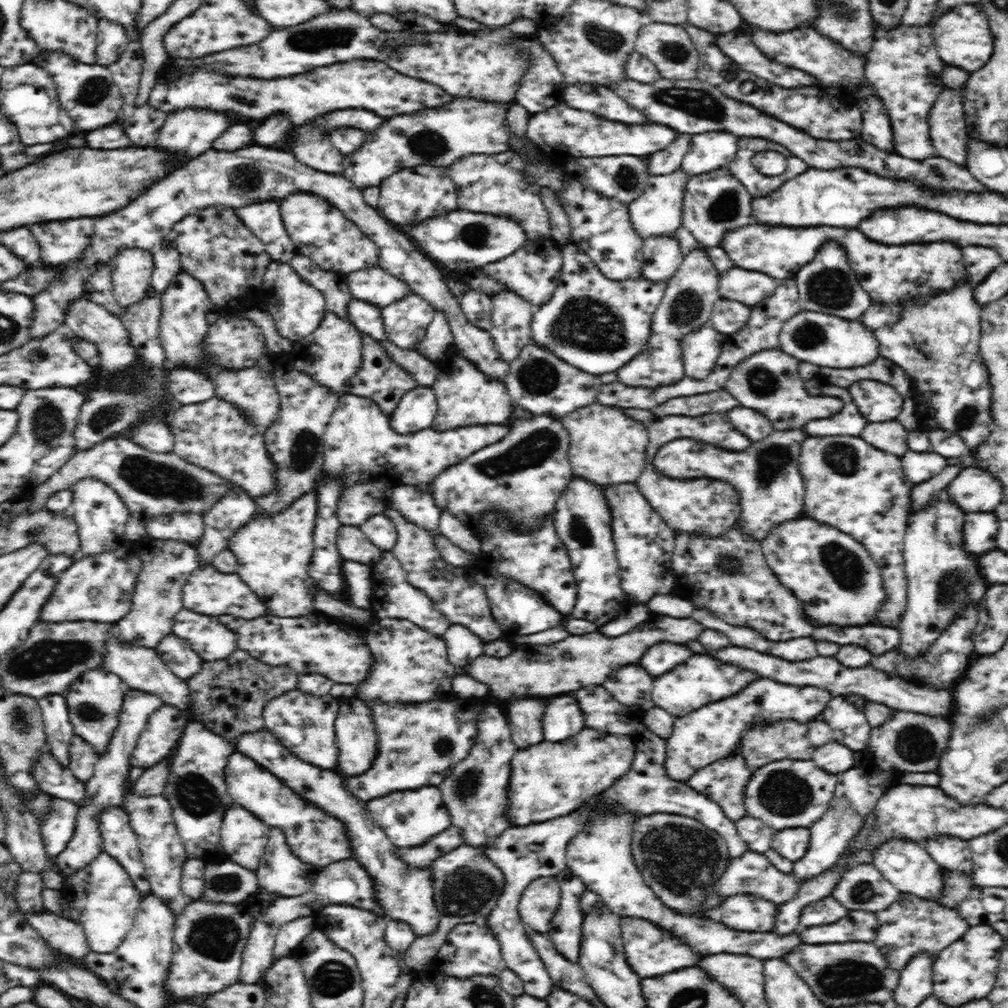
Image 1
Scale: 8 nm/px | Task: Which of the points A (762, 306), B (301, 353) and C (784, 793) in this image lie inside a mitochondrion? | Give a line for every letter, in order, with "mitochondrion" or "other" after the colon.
A: other
B: other
C: mitochondrion

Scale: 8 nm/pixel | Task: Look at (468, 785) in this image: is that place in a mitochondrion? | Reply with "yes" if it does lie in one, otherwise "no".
yes

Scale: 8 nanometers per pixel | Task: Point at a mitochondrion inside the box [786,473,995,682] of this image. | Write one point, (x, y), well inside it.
(845, 566)

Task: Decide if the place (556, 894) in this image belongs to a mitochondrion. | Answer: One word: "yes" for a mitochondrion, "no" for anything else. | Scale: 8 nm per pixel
no

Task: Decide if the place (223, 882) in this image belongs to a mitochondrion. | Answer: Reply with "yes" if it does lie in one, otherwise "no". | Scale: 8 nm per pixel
yes

